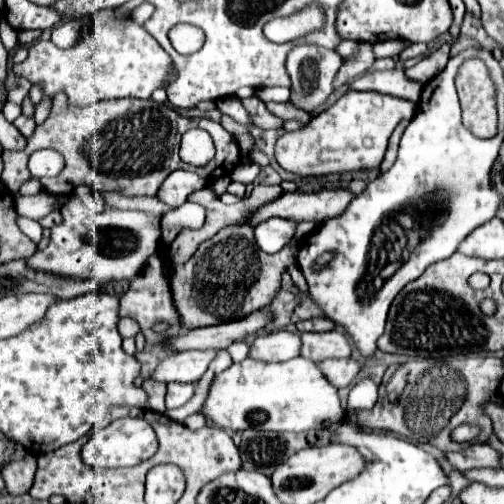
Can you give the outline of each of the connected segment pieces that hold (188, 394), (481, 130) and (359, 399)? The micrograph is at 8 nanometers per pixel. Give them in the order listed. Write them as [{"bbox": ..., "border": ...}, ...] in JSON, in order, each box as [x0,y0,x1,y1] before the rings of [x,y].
[{"bbox":[166,383,194,407],"border":[[[168,383],[168,395],[166,395],[166,407],[182,407],[188,403],[194,395],[194,385],[192,383]]]},{"bbox":[456,59,498,137],"border":[[[480,59],[464,61],[456,75],[456,89],[464,125],[478,137],[494,137],[498,127],[496,89],[488,67]]]},{"bbox":[348,379,378,411],"border":[[[370,379],[358,381],[348,395],[348,411],[352,409],[370,409],[378,399],[378,387]]]}]

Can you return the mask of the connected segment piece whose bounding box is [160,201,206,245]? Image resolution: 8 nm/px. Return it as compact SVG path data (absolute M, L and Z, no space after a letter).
M184 203L182 207L166 213L160 221L162 241L170 245L182 229L200 229L206 223L206 209L198 203Z

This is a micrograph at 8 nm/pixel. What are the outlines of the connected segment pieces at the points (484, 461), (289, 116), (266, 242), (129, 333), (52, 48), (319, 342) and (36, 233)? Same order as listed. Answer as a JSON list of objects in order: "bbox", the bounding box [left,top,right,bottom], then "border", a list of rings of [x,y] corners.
[{"bbox":[446,445,500,471],"border":[[[472,445],[458,453],[446,453],[446,457],[458,471],[470,471],[482,467],[500,469],[500,453],[490,445]]]},{"bbox":[266,102,311,124],"border":[[[269,102],[266,104],[266,107],[268,107],[270,113],[274,113],[276,117],[280,117],[284,121],[297,120],[308,124],[311,119],[308,113],[300,113],[300,109],[292,109],[292,105],[288,105],[288,103]]]},{"bbox":[254,219,296,253],"border":[[[268,219],[256,225],[254,229],[254,237],[258,247],[264,253],[276,253],[280,249],[284,249],[296,235],[296,221],[290,219]]]},{"bbox":[118,317,140,339],"border":[[[122,317],[120,323],[118,323],[118,331],[120,331],[120,335],[126,339],[126,337],[136,337],[138,331],[140,331],[140,327],[136,325],[136,321],[132,321],[132,319],[128,319],[128,317]]]},{"bbox":[14,9,176,107],"border":[[[102,9],[82,19],[86,25],[74,47],[58,49],[52,41],[36,41],[30,45],[28,57],[14,65],[14,73],[32,85],[40,85],[46,97],[58,91],[66,93],[72,107],[84,107],[100,99],[150,99],[152,91],[174,81],[176,69],[170,55],[128,13],[116,15],[116,9]]]},{"bbox":[302,329,350,363],"border":[[[340,329],[328,331],[328,333],[304,333],[302,335],[302,355],[320,363],[326,359],[340,359],[350,357],[350,341],[348,335]]]},{"bbox":[18,217,42,243],"border":[[[18,217],[18,225],[20,225],[20,229],[22,229],[34,243],[40,243],[40,239],[42,239],[42,227],[40,227],[40,223],[36,223],[36,221],[28,219],[28,217]]]}]

